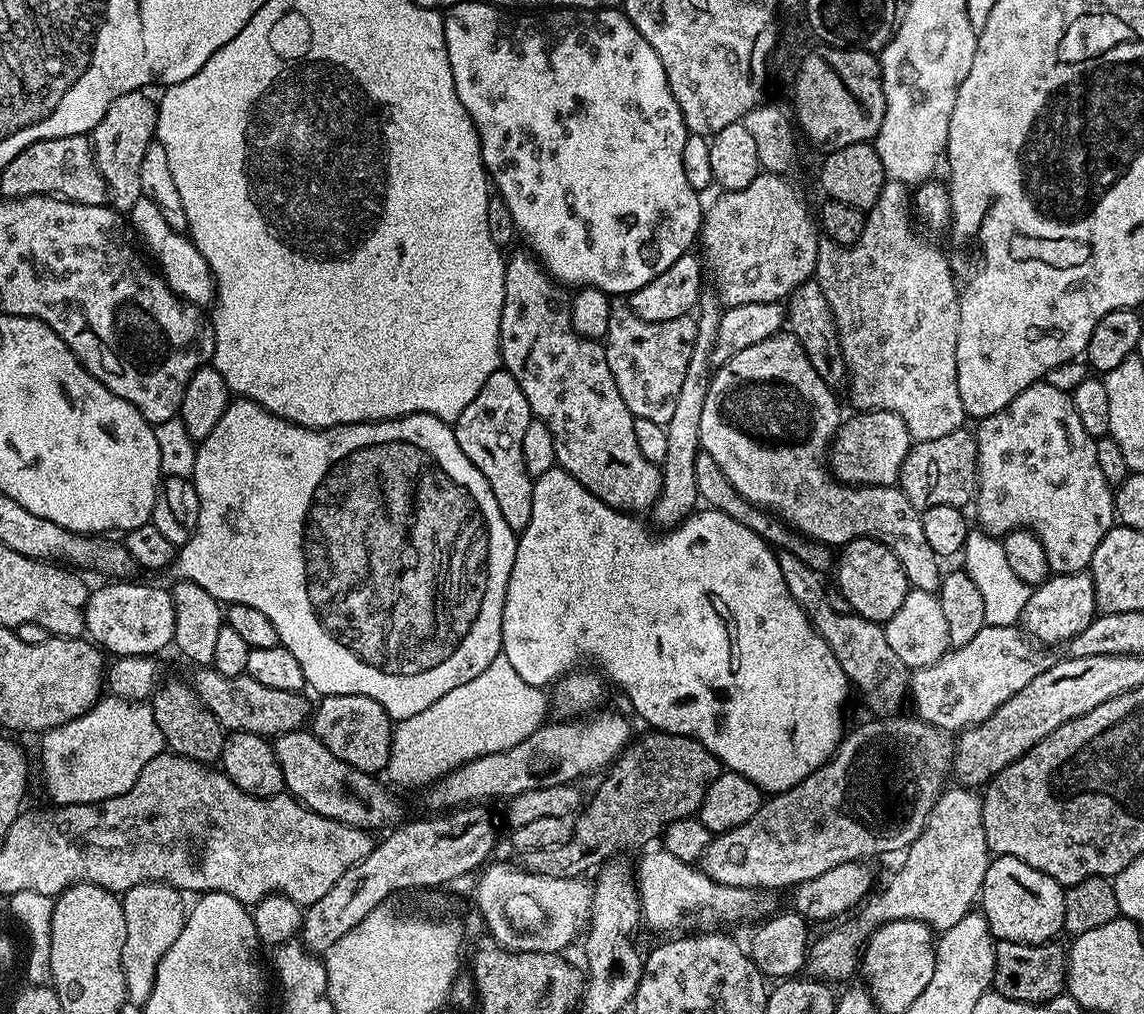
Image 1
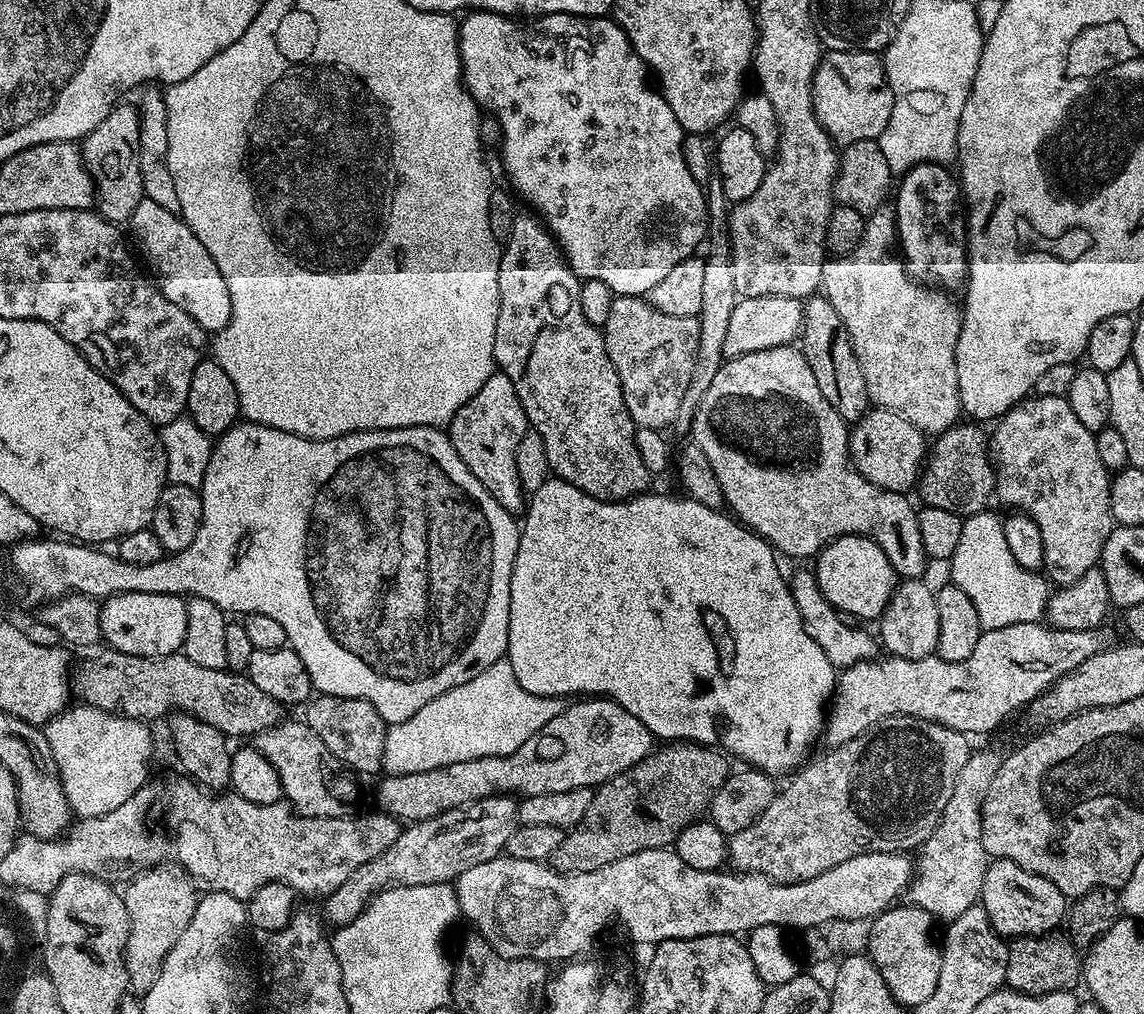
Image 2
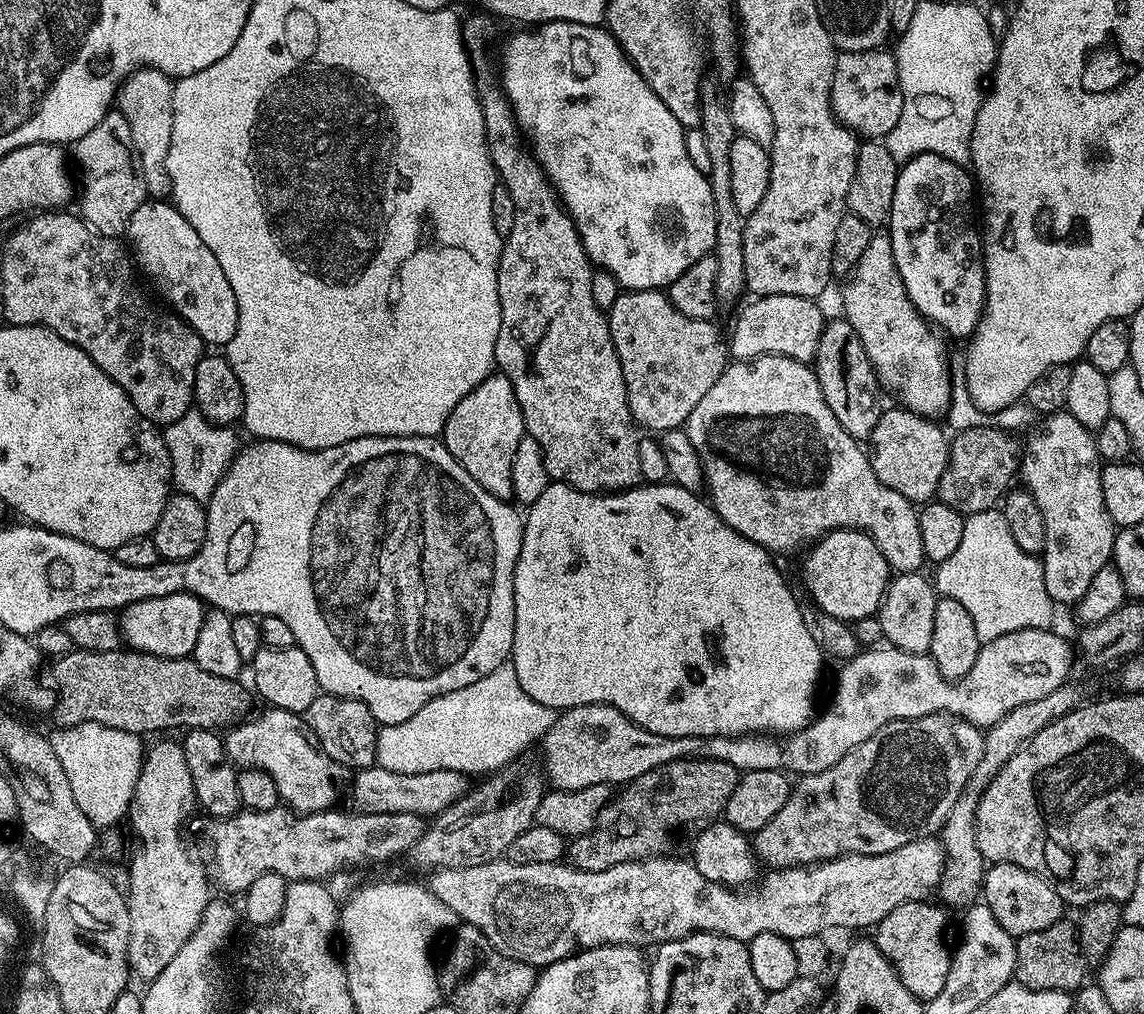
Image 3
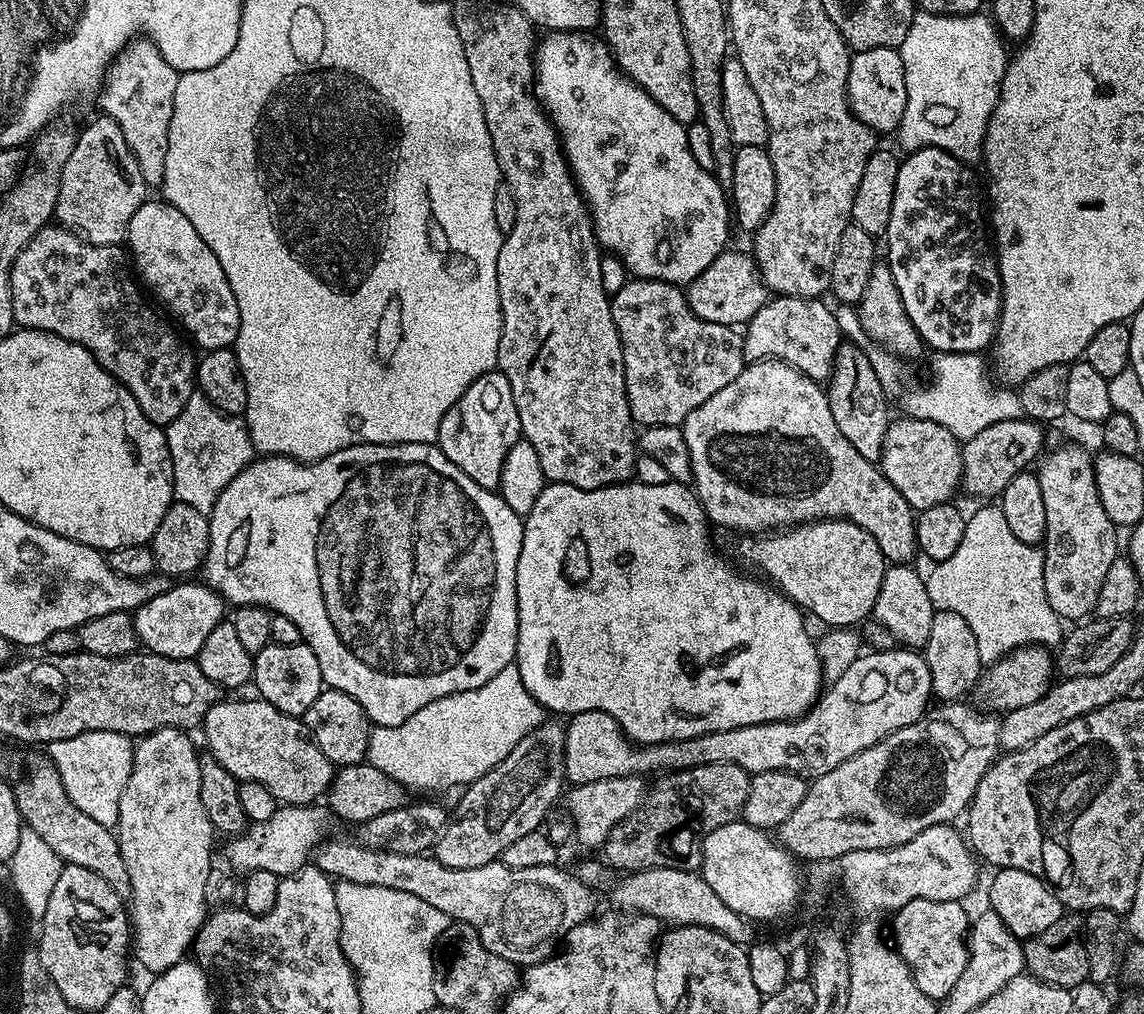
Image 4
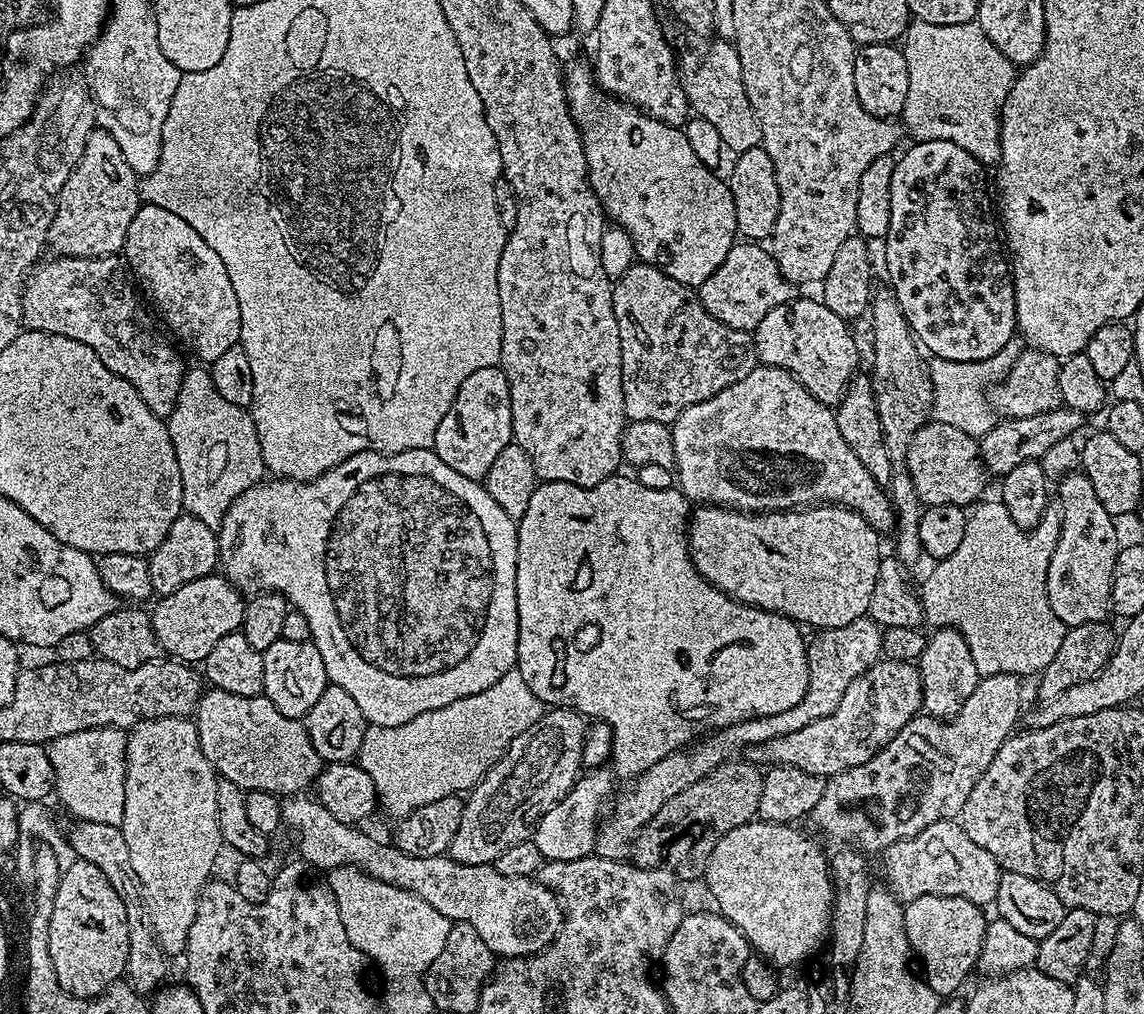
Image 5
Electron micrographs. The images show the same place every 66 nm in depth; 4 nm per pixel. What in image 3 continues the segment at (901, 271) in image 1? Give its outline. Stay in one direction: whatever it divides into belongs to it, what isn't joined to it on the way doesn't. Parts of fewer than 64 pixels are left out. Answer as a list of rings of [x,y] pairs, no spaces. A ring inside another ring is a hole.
[[[887,234],[873,235],[866,254],[858,258],[846,283],[842,316],[854,326],[881,389],[888,391],[889,388],[900,398],[899,403],[914,414],[943,417],[951,406],[950,356],[944,353],[941,333],[925,320],[914,302],[910,302],[906,286],[902,286],[902,278],[894,266],[892,243]]]

